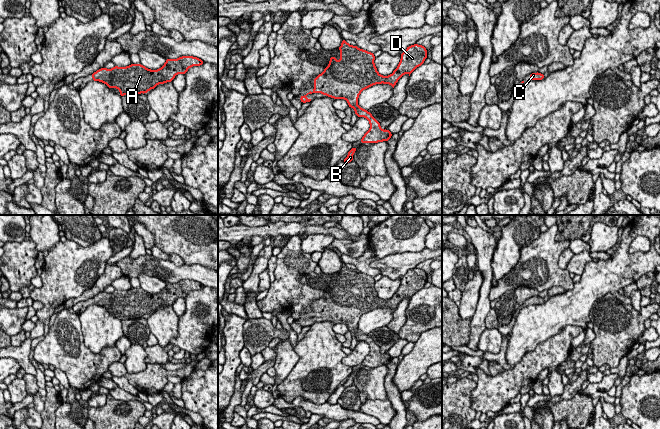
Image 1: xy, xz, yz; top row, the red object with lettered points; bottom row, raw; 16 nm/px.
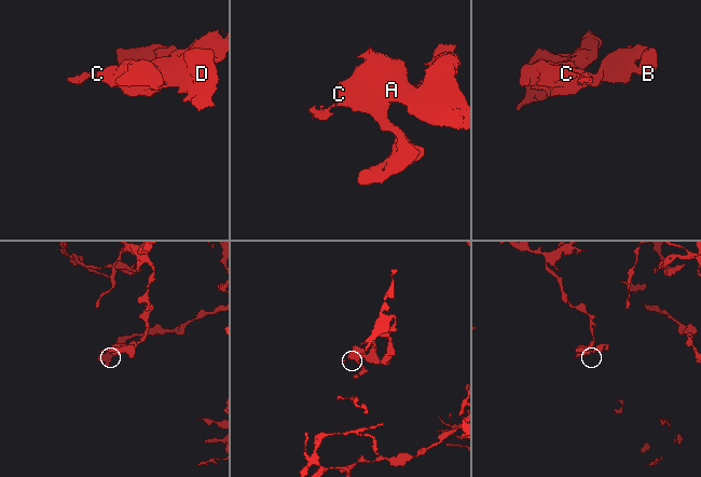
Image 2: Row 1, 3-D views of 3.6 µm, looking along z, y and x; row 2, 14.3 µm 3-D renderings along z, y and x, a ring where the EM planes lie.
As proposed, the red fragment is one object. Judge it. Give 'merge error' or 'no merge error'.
no merge error

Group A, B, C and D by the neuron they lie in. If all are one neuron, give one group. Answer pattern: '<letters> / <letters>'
A B C D

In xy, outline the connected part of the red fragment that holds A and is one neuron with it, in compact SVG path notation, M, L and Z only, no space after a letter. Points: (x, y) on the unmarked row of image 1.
M182 280L178 283L166 283L158 294L150 294L141 288L127 291L115 290L112 293L101 292L91 300L93 305L105 307L109 312L116 312L120 320L147 317L158 308L172 306L177 298L186 298L193 290L200 290L204 285L193 280Z

